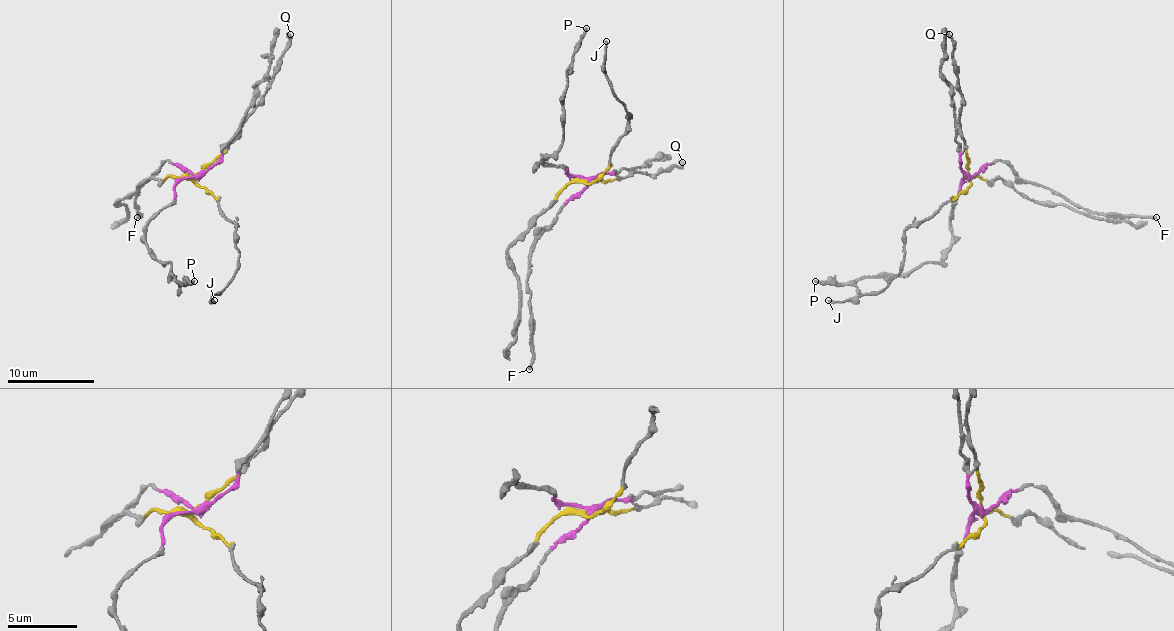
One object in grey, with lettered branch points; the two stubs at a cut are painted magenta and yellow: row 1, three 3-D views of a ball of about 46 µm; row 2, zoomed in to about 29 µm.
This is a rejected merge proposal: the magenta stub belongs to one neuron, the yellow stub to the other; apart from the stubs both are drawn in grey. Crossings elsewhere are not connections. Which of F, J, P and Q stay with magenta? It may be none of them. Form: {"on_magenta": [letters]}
{"on_magenta": ["F", "P"]}

